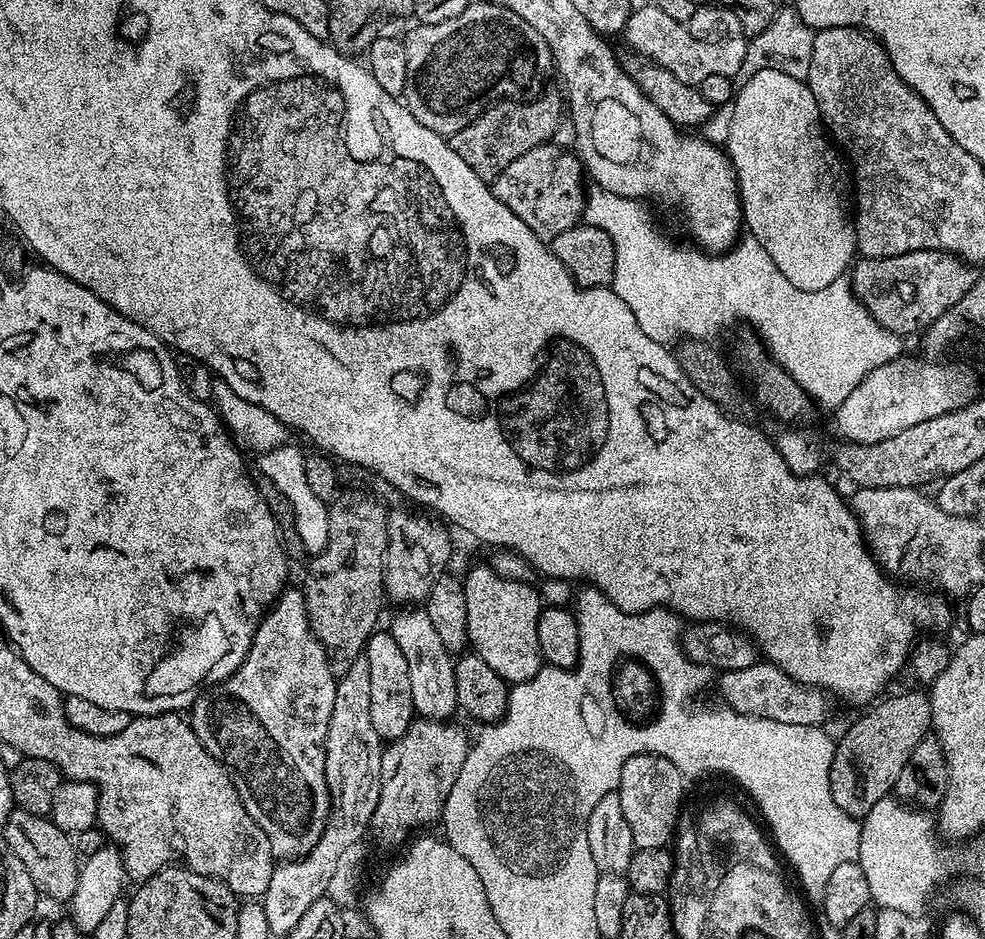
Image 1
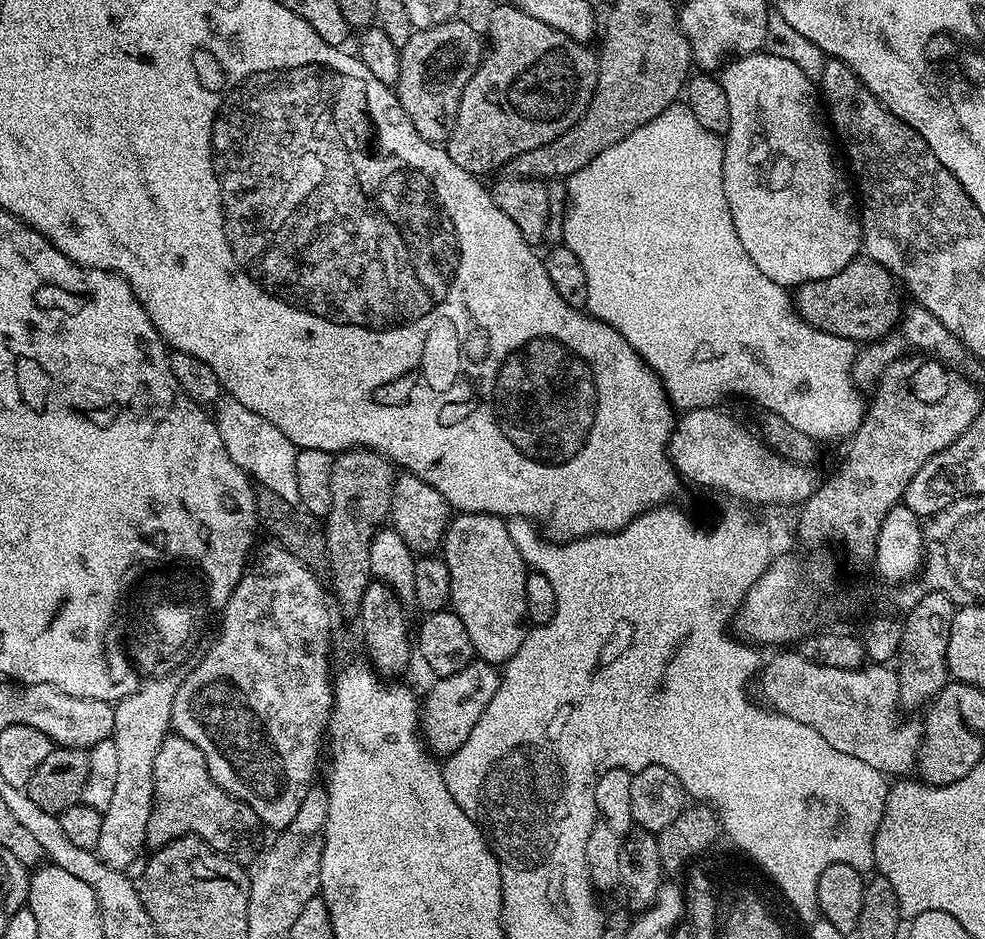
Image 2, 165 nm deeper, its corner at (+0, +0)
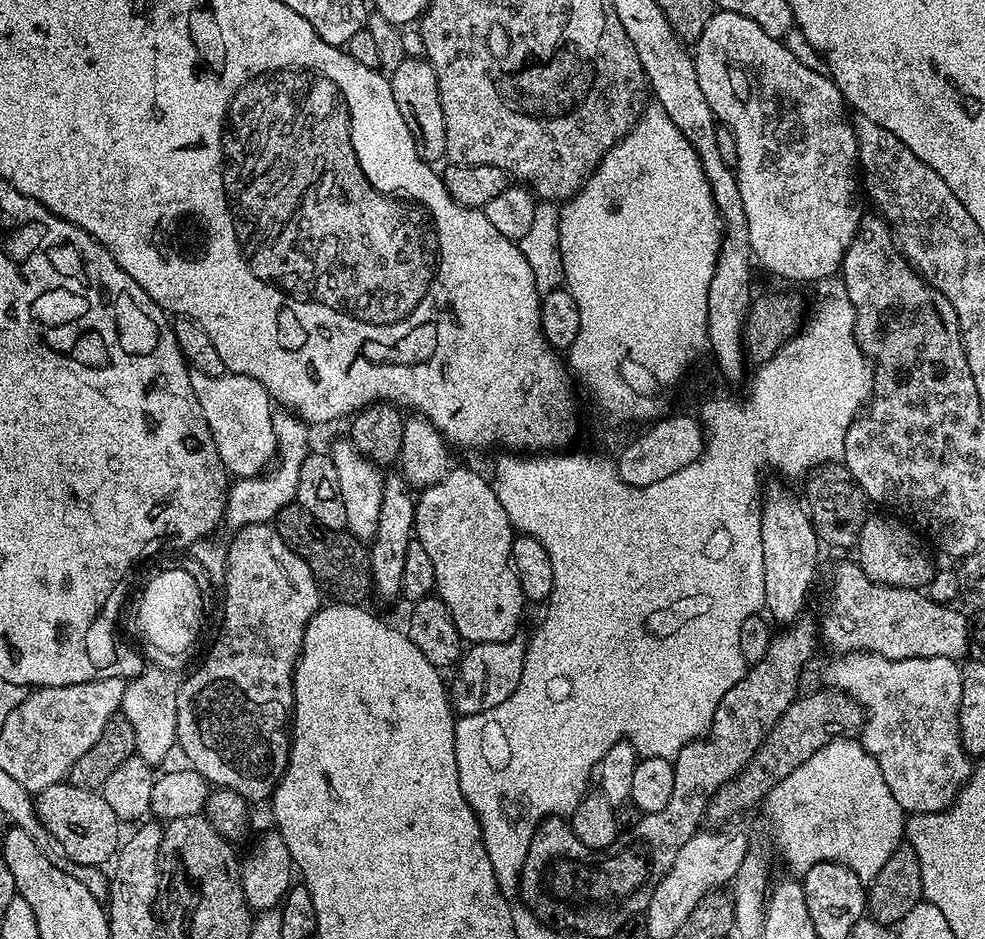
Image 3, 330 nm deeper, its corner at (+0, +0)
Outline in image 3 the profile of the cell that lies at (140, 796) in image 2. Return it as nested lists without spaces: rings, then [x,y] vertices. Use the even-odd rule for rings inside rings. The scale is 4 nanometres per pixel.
[[[162,666],[155,667],[147,667],[127,683],[121,704],[121,713],[134,726],[136,753],[149,766],[157,766],[177,745],[177,704],[182,683],[177,673]]]

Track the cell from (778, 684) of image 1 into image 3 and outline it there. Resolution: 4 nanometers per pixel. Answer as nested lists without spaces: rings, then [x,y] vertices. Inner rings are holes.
[[[850,652],[839,655],[836,661],[828,668],[827,683],[833,689],[844,692],[854,702],[858,702],[863,708],[865,721],[863,728],[858,733],[858,739],[868,753],[878,762],[878,770],[882,770],[882,778],[886,778],[886,786],[890,786],[890,794],[894,794],[894,802],[898,802],[905,813],[923,814],[925,812],[942,812],[949,808],[956,800],[956,795],[968,781],[964,772],[960,772],[960,756],[964,751],[960,741],[960,703],[962,702],[962,682],[964,681],[963,671],[958,667],[957,661],[950,658],[902,658],[891,660],[877,652]],[[952,780],[952,792],[944,792],[944,784]]]

